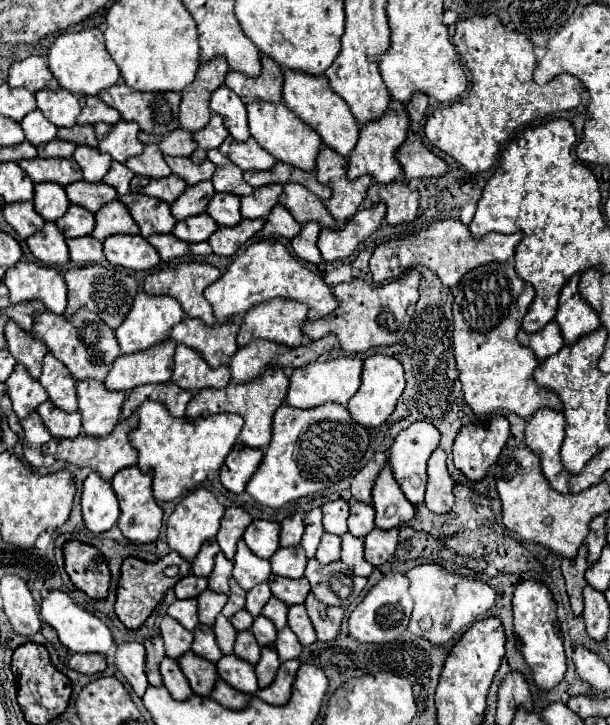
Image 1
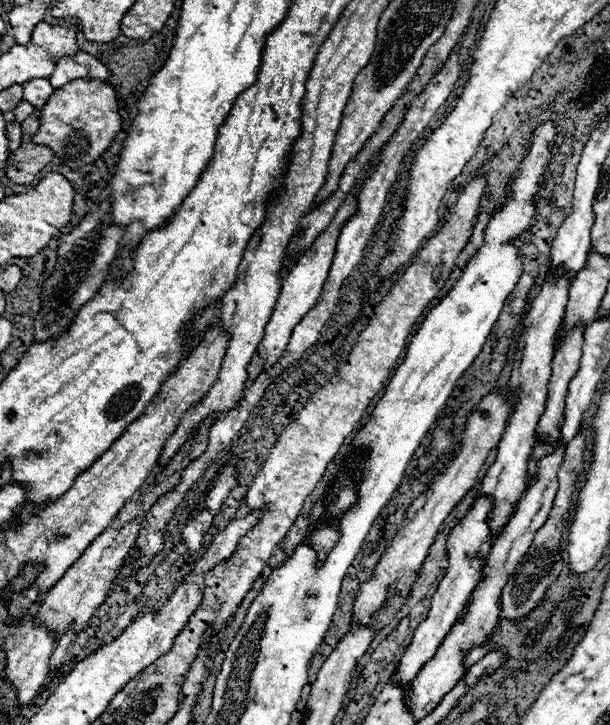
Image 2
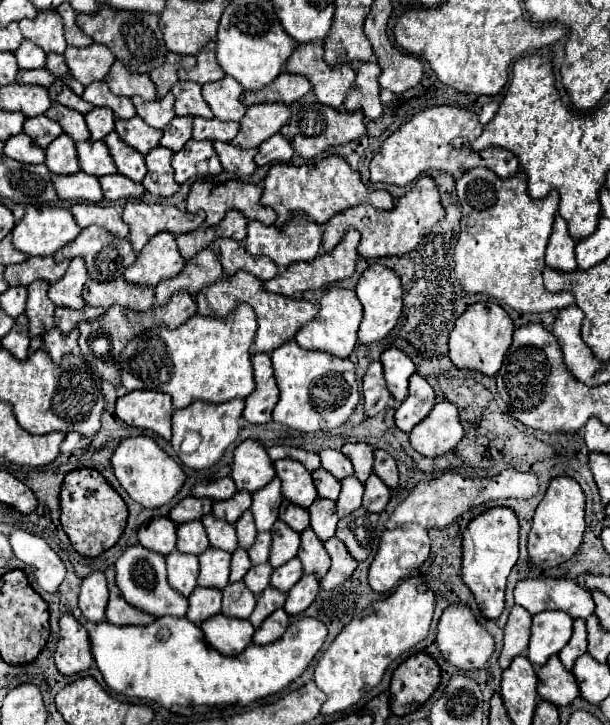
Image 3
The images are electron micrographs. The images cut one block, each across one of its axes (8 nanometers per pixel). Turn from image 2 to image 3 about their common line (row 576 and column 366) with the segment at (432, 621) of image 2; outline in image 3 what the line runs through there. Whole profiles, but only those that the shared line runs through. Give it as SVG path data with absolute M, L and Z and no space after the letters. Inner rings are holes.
M354 442L354 444L344 444L342 452L352 460L358 480L366 482L370 472L372 472L372 464L374 464L374 450L372 450L372 446L366 444L366 442Z

